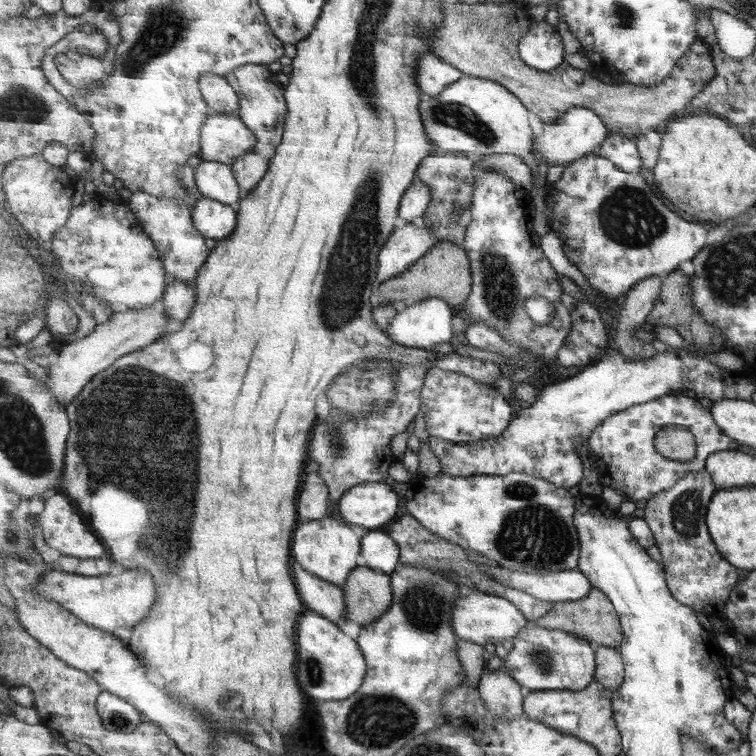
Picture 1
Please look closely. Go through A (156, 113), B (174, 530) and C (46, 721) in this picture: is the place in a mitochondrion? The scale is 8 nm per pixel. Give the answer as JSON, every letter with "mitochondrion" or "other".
{"A":"other","B":"mitochondrion","C":"other"}

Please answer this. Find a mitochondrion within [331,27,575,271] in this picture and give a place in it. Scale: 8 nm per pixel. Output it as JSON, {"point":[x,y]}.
{"point":[454,114]}

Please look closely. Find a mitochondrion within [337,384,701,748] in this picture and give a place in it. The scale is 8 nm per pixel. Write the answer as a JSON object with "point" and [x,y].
{"point":[544,539]}

